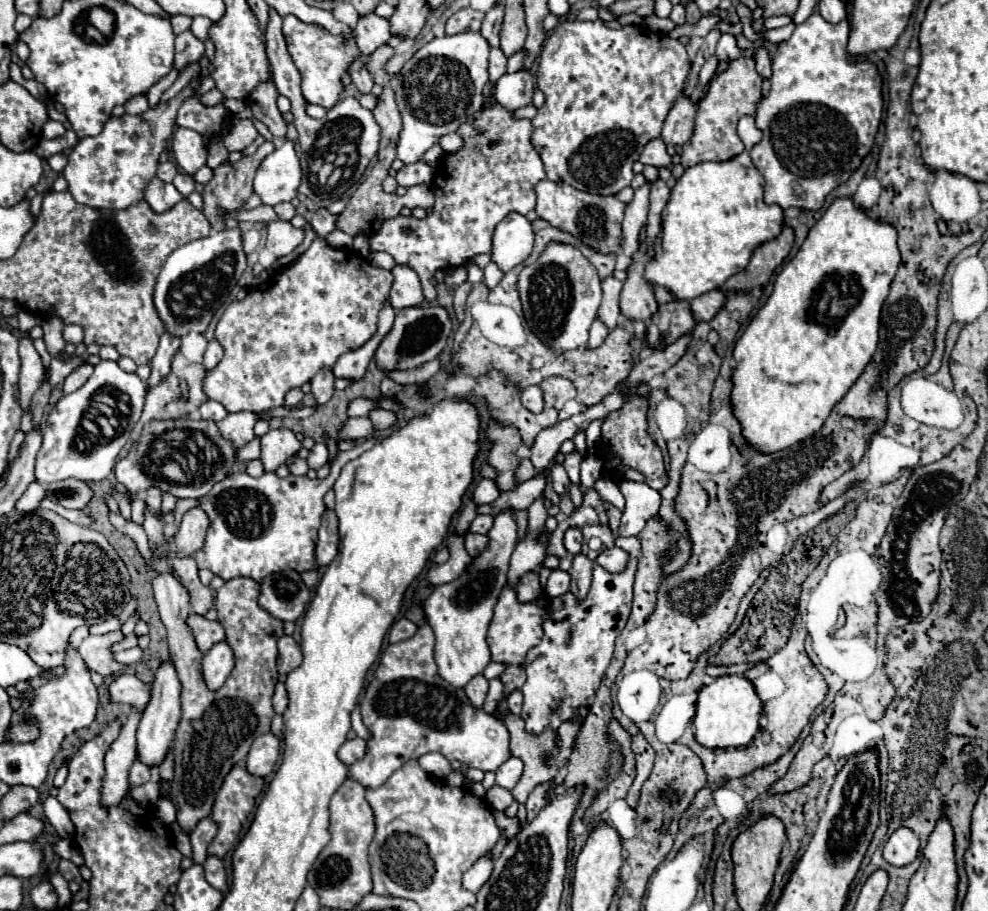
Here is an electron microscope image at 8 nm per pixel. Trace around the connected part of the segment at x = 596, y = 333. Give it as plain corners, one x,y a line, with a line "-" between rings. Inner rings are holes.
595,318
595,322
593,322
593,326
591,326
591,330
589,330
589,342
587,342
587,346
589,348
597,348
597,346
601,346
601,342
605,340
605,336
607,336
607,326
599,320
599,318

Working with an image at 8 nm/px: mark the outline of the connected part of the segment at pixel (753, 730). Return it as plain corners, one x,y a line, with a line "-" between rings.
719,676
699,692
697,712
693,718
695,740
707,748
747,746
759,730
759,716
761,700
753,684
745,676

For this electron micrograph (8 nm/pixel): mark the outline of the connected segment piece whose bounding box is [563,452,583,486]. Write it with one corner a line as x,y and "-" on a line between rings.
571,452
571,454
565,456
565,462
563,462
563,466
565,466
565,470
567,470
569,478
571,478
571,482
577,484
577,486
579,486
579,464
581,464
581,460
583,458
579,456
579,452

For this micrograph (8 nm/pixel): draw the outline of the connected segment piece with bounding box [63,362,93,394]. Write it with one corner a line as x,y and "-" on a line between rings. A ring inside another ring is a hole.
87,362
81,364
79,368
75,368
63,382
63,394
69,394
69,392
81,388
85,384
85,380
89,378
89,374
93,374
93,366
87,364

